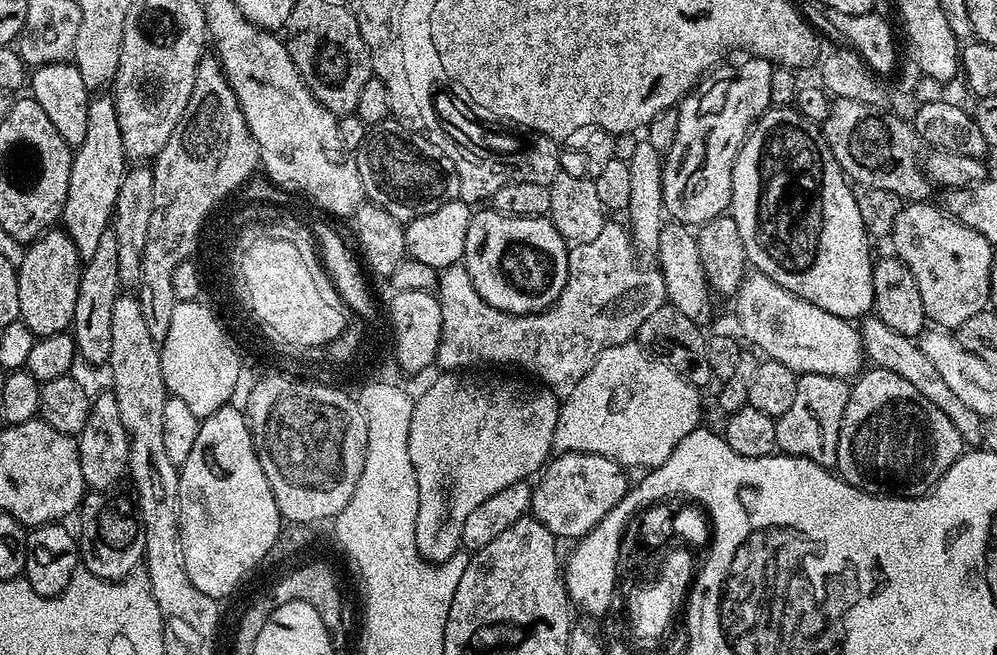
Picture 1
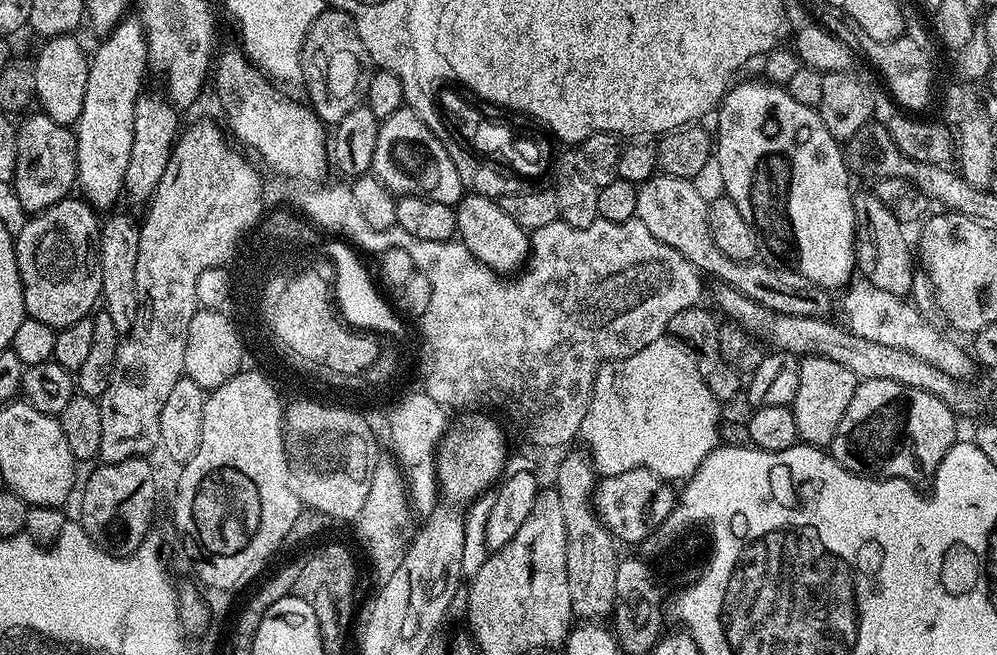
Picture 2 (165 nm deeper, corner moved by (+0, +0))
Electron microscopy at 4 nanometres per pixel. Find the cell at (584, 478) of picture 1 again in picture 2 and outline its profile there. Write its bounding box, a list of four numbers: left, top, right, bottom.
[594,468,674,544]

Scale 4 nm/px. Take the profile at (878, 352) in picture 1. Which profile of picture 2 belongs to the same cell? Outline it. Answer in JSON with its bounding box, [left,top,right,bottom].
[635,174,834,317]

